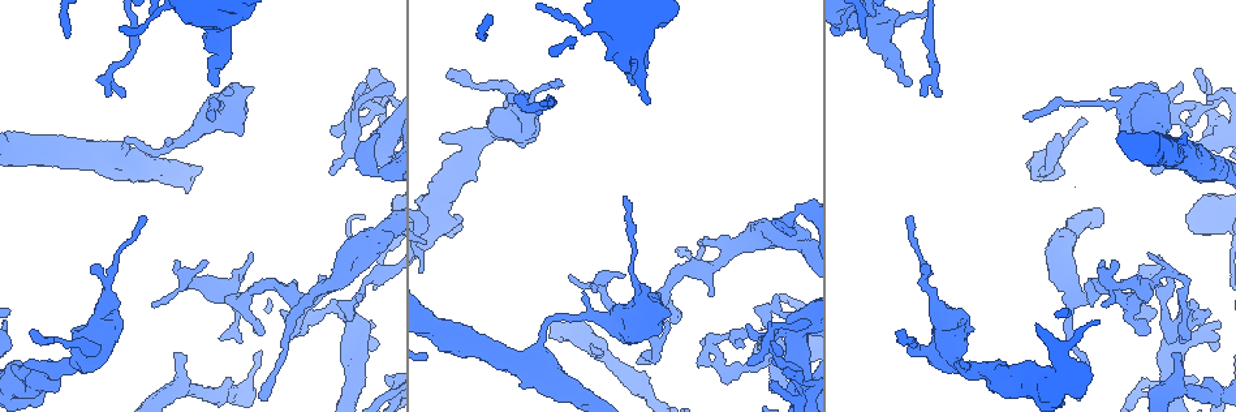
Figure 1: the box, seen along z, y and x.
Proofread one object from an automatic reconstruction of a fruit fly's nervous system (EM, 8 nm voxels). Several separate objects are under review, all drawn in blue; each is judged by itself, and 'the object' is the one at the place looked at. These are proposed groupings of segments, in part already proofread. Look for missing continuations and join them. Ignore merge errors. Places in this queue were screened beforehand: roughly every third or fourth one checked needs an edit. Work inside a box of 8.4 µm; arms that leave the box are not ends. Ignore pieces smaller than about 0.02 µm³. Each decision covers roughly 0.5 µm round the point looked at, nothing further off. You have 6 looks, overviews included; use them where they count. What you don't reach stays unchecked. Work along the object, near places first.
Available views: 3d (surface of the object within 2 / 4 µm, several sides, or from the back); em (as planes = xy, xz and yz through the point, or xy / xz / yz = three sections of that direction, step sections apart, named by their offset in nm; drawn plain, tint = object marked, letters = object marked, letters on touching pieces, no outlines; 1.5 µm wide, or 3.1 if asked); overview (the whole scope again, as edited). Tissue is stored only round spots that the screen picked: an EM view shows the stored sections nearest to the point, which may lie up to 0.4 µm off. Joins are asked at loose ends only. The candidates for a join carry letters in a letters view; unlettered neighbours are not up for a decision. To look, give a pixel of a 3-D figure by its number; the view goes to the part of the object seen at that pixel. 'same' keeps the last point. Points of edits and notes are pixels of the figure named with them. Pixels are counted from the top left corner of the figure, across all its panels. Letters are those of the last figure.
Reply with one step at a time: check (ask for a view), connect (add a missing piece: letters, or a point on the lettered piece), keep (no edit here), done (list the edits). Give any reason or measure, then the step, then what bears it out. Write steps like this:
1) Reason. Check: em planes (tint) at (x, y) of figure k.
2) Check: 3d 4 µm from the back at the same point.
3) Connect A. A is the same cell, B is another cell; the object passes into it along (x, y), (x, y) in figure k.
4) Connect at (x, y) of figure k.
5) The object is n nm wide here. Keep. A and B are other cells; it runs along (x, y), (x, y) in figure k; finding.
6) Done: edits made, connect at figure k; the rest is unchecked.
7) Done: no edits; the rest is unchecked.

Free end. Check: 3d 2 µm at (631, 82) of figure 1.

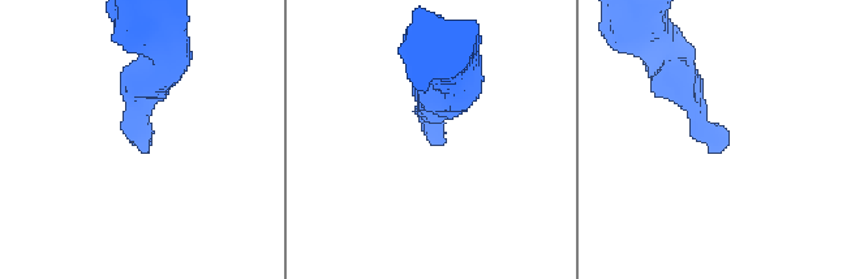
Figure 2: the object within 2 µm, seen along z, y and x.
Now the EM. Check: em planes (letters) at (728, 145) of figure 2.

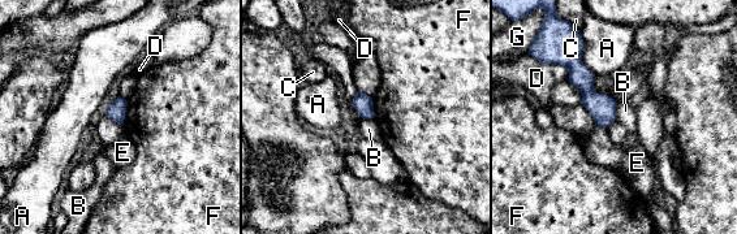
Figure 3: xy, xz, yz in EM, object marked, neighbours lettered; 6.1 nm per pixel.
The longest contact is with A, 280 nm. Keep. A, B, C, D, E, F and G are other cells; no lettered piece goes on from it.

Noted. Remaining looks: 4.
Check: 3d 4 µm at (240, 135) of figure 1.

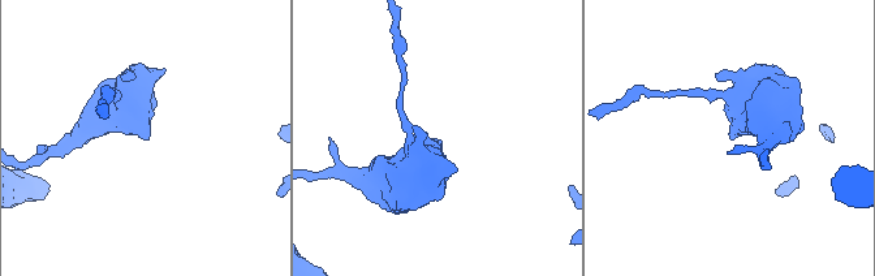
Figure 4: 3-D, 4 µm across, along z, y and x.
Check: em xy step 8 (plain) at (733, 137) of figure 4.

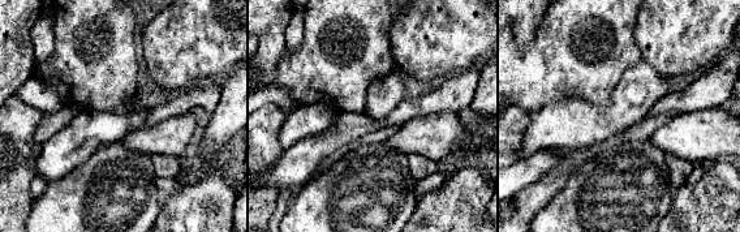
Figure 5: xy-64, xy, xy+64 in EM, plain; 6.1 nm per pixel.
Check: em xy step 8 (letters) at the same point.

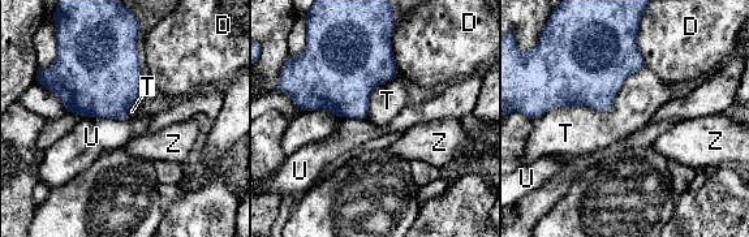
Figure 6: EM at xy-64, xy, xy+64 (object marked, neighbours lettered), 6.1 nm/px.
Keep. D, T, U and Z are other cells; a border runs along (82, 116), (125, 119) in figure 6; no lettered piece goes on from it.

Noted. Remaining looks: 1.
An open end. Check: em planes (letters) at (1190, 339) of figure 1.

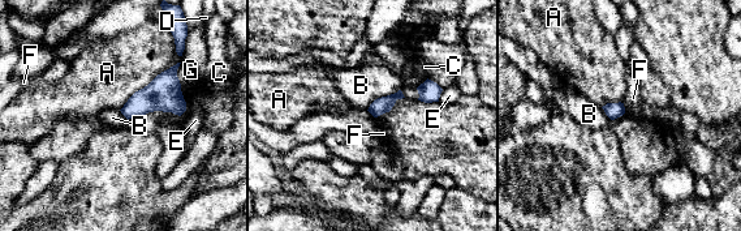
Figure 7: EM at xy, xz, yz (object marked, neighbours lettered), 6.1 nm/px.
The longest contact is with A, 480 nm. Connect B. B is the same cell, A, C, D, E, F and G are other cells; it goes on there.

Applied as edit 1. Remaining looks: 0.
Done: edits made, connect at figure 7; the rest is unchecked.

